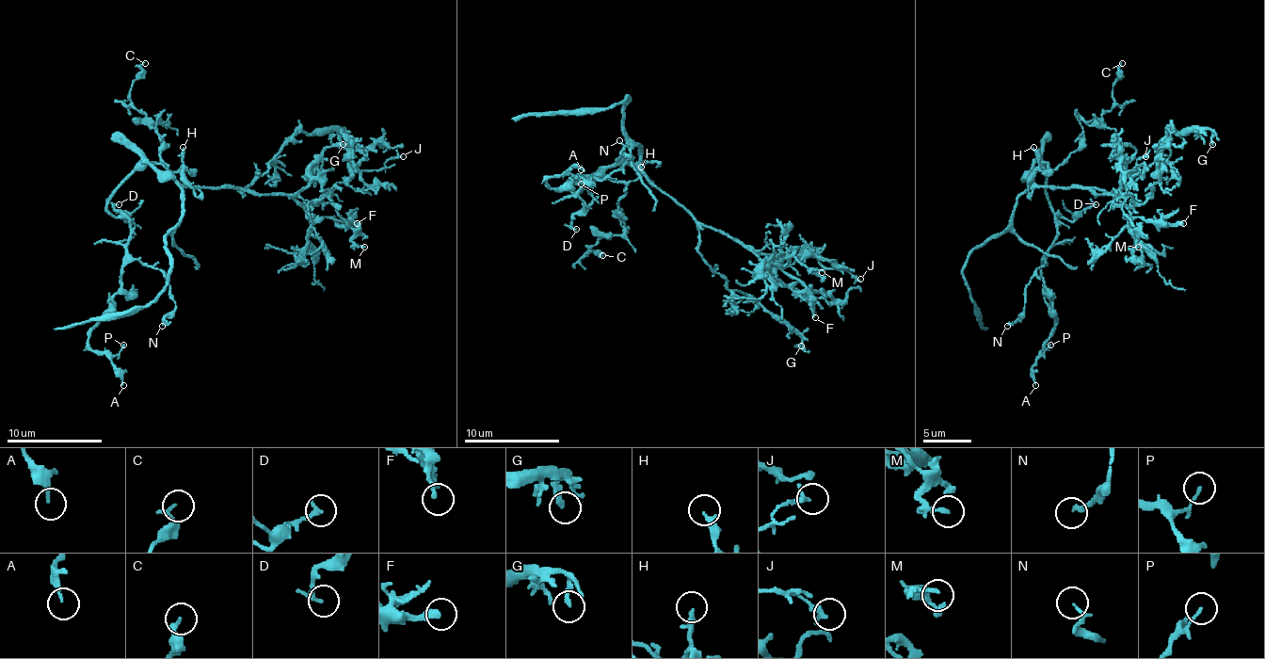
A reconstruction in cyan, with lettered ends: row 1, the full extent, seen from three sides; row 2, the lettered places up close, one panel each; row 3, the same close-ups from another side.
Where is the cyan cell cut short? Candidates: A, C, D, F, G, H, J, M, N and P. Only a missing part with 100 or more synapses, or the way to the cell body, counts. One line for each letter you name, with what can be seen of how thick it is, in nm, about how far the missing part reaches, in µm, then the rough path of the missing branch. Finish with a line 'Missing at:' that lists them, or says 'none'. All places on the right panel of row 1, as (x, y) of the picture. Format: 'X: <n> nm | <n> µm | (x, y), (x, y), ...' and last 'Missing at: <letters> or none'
Missing at: none

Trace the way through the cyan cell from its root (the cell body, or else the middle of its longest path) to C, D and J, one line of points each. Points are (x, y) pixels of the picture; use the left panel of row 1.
C: (168, 173), (178, 180), (183, 170), (162, 158), (156, 125), (164, 125), (131, 99), (145, 63)
D: (168, 173), (156, 173), (147, 163), (140, 166), (106, 206), (123, 220), (114, 206), (119, 204)
J: (168, 173), (183, 184), (290, 194), (300, 204), (314, 206), (345, 180), (378, 142), (403, 156)

